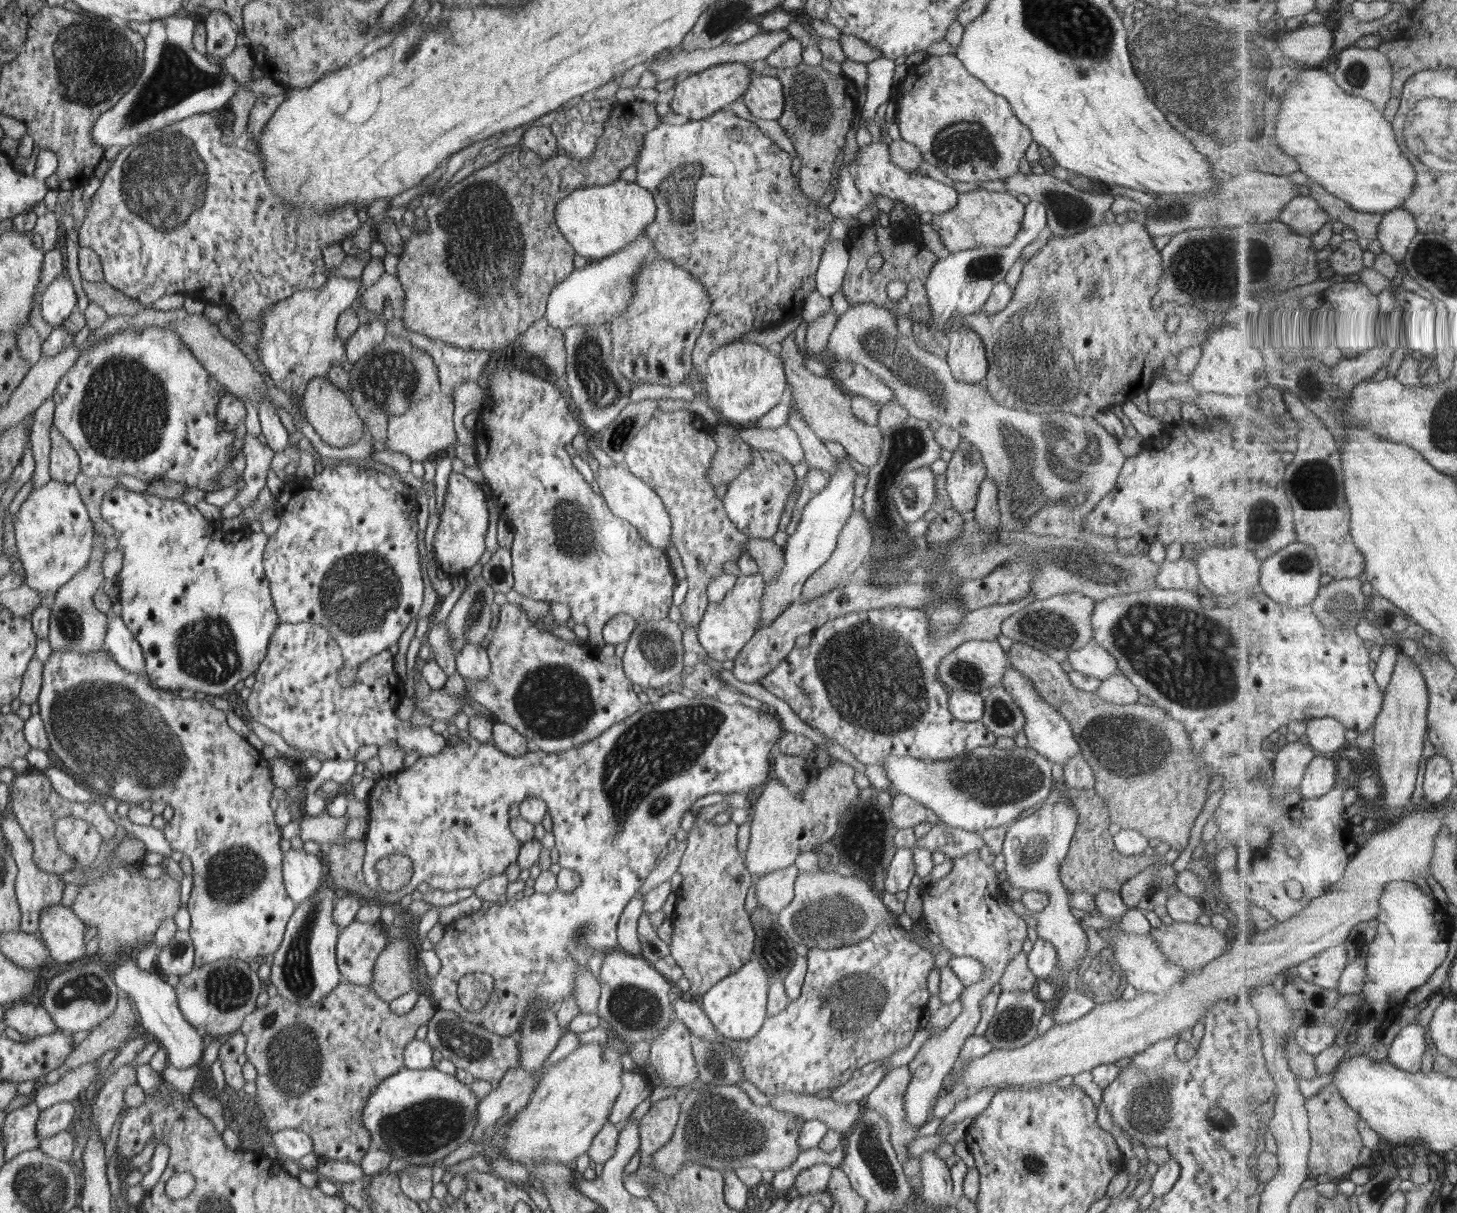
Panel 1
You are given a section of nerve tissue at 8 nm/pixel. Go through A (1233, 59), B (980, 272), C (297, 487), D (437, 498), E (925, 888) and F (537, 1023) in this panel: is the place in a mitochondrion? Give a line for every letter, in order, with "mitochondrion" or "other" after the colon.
A: mitochondrion
B: mitochondrion
C: other
D: other
E: other
F: mitochondrion

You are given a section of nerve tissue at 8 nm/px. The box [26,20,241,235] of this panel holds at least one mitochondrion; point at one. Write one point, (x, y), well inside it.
(80, 46)

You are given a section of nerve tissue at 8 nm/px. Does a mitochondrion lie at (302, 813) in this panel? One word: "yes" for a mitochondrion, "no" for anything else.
no

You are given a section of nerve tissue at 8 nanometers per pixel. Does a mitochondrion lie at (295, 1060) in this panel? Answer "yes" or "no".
yes

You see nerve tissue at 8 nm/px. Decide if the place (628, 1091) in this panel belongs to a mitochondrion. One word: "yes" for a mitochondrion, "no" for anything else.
no

